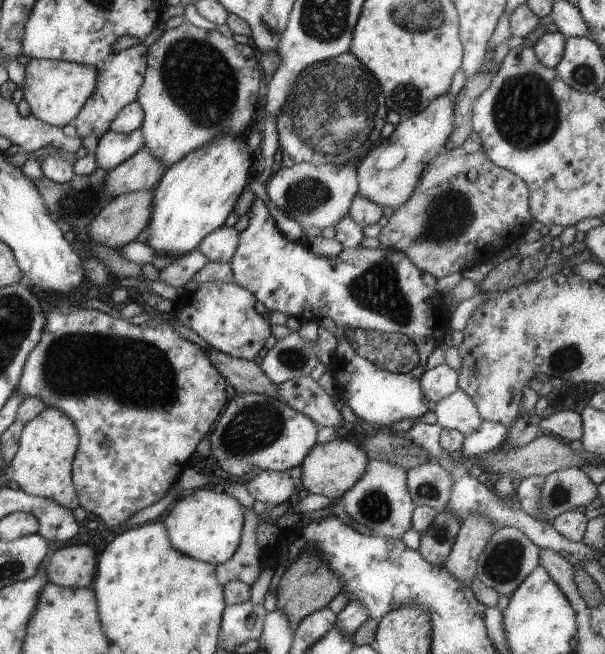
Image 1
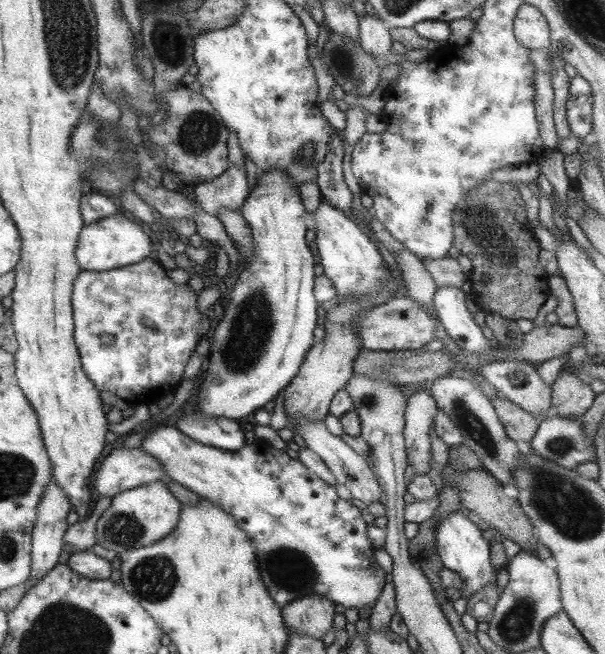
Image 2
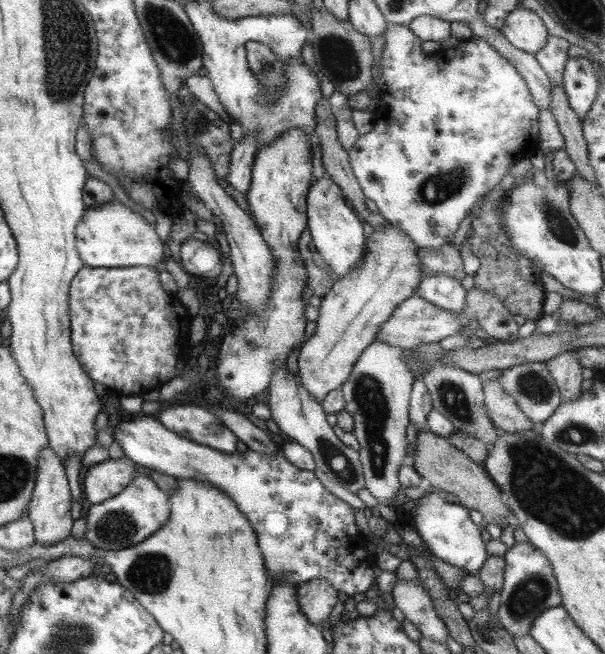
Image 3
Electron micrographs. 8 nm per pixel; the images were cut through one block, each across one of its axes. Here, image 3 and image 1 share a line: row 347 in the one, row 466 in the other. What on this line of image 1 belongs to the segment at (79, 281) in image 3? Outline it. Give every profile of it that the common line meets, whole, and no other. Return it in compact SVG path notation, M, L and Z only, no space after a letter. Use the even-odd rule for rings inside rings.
M54 297L57 300L59 298L65 298L65 300L61 300L59 304L49 305L46 323L41 331L39 342L35 344L35 348L31 349L31 352L27 354L25 359L23 370L16 386L17 392L21 394L23 399L27 398L27 396L35 396L35 398L38 398L39 401L45 404L45 407L53 407L60 410L75 424L75 430L77 430L79 438L77 450L73 455L71 463L71 478L75 496L77 496L79 502L78 505L87 512L89 518L101 520L107 526L114 527L117 530L123 523L126 524L127 520L135 512L157 502L166 495L169 488L173 488L173 482L177 480L179 474L188 466L191 454L195 451L195 446L199 444L199 440L203 436L210 434L214 422L217 420L219 412L221 412L221 408L226 404L226 380L215 370L215 366L211 364L210 360L207 360L205 351L200 349L195 343L191 343L186 338L183 338L179 332L173 329L168 321L164 322L164 320L150 317L144 323L133 325L123 319L113 318L109 314L97 310L69 306L67 304L69 297Z

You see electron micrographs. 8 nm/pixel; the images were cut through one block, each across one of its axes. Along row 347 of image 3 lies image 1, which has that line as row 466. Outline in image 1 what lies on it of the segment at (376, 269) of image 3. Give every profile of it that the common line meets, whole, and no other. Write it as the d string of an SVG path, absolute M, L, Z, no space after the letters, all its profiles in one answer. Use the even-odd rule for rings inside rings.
M340 435L331 441L315 444L307 452L307 456L303 456L299 464L301 474L298 483L307 490L308 494L323 495L339 501L343 492L361 478L368 460L368 456L361 447L355 446L349 440L343 440Z

